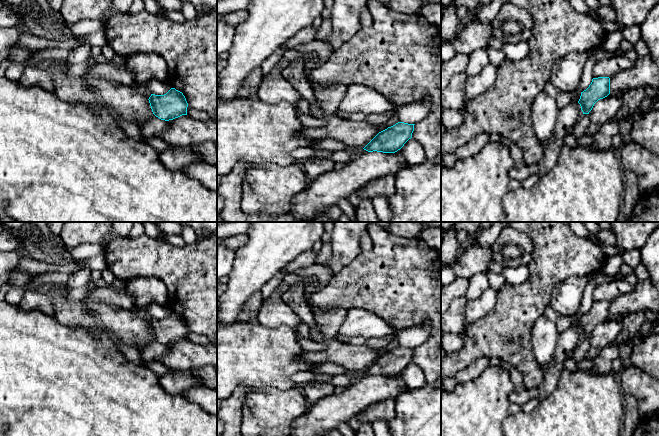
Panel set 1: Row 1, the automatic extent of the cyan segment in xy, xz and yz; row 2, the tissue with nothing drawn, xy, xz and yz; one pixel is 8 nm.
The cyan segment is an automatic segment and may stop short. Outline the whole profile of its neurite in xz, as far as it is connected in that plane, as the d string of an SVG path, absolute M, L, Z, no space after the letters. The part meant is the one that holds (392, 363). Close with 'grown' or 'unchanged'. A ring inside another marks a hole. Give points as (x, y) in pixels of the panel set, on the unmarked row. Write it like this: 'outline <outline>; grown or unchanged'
outline M398 346L379 356L363 373L368 376L395 377L412 362L414 349Z; unchanged

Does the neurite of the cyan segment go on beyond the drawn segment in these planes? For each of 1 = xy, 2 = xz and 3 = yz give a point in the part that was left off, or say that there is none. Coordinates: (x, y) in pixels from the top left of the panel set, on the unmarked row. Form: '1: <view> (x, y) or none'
1: none
2: none
3: none

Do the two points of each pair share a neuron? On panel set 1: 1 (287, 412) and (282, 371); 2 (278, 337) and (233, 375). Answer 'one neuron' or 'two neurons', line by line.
1: two neurons
2: one neuron

